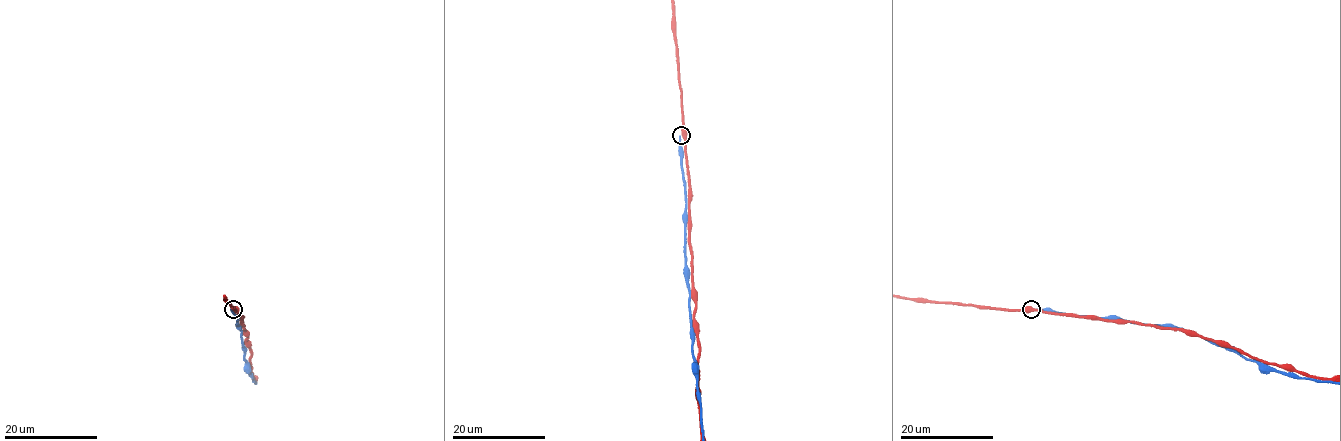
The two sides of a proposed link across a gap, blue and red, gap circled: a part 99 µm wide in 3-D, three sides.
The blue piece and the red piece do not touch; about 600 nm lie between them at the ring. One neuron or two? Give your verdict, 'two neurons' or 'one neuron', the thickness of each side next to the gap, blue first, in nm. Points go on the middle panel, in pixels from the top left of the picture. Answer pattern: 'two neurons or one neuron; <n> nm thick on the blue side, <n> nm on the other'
two neurons; 200 nm thick on the blue side, 550 nm on the other

